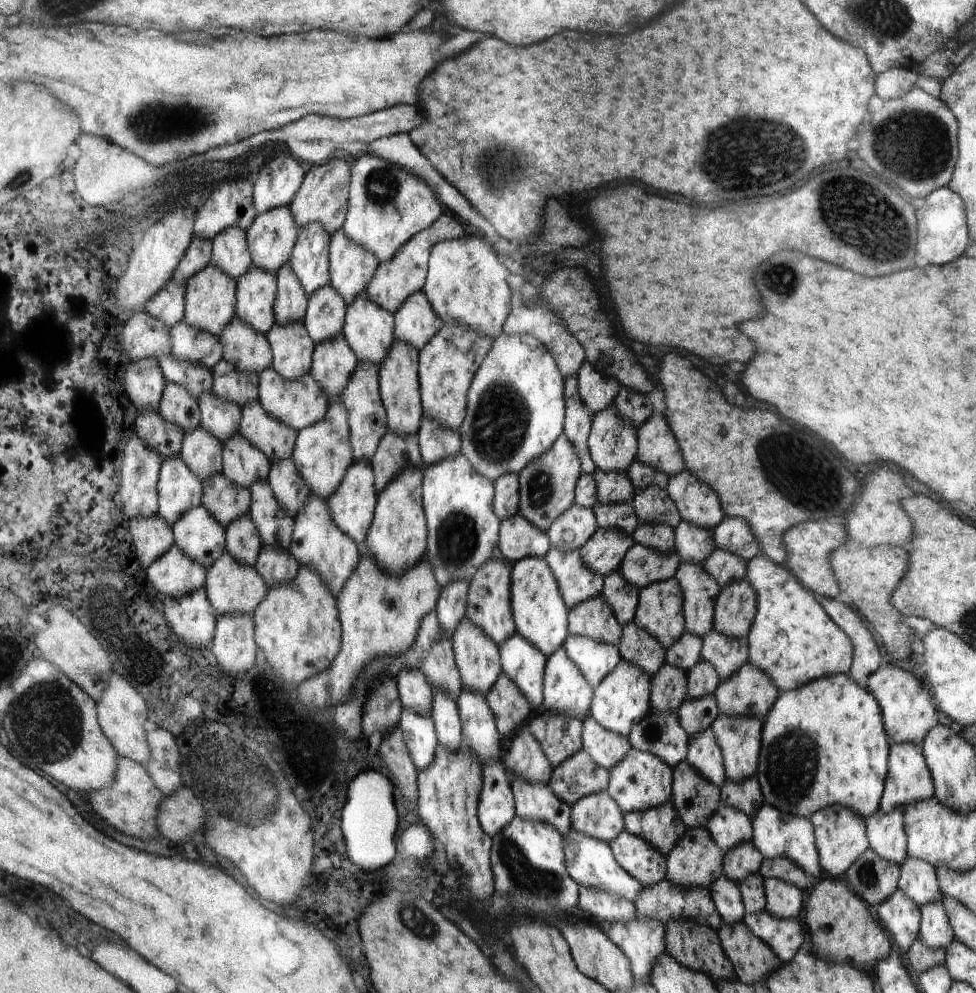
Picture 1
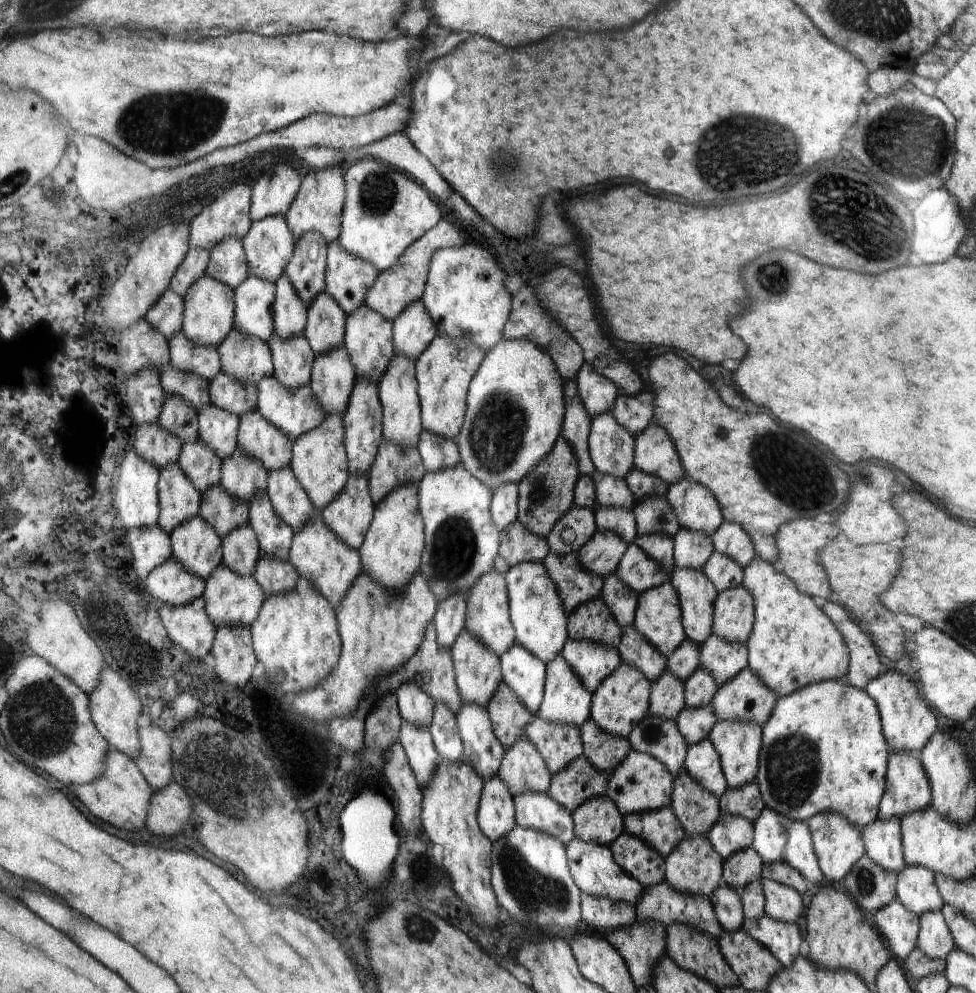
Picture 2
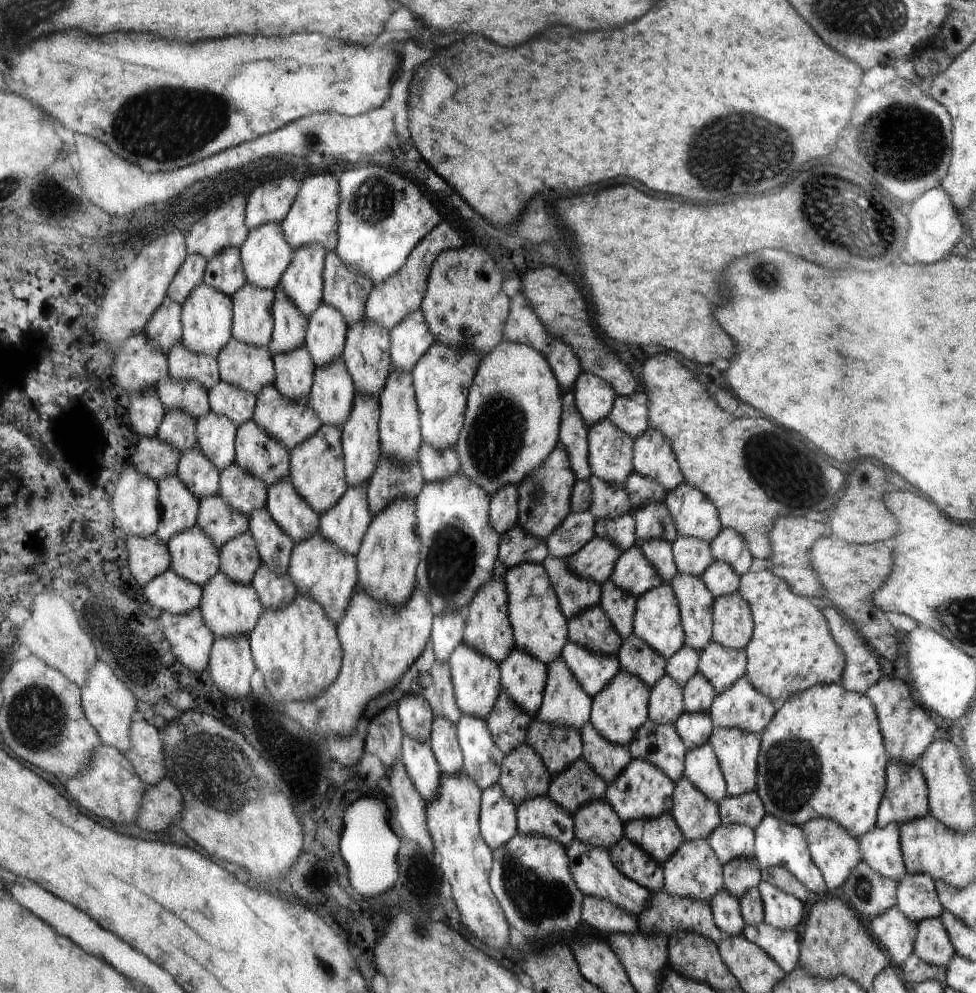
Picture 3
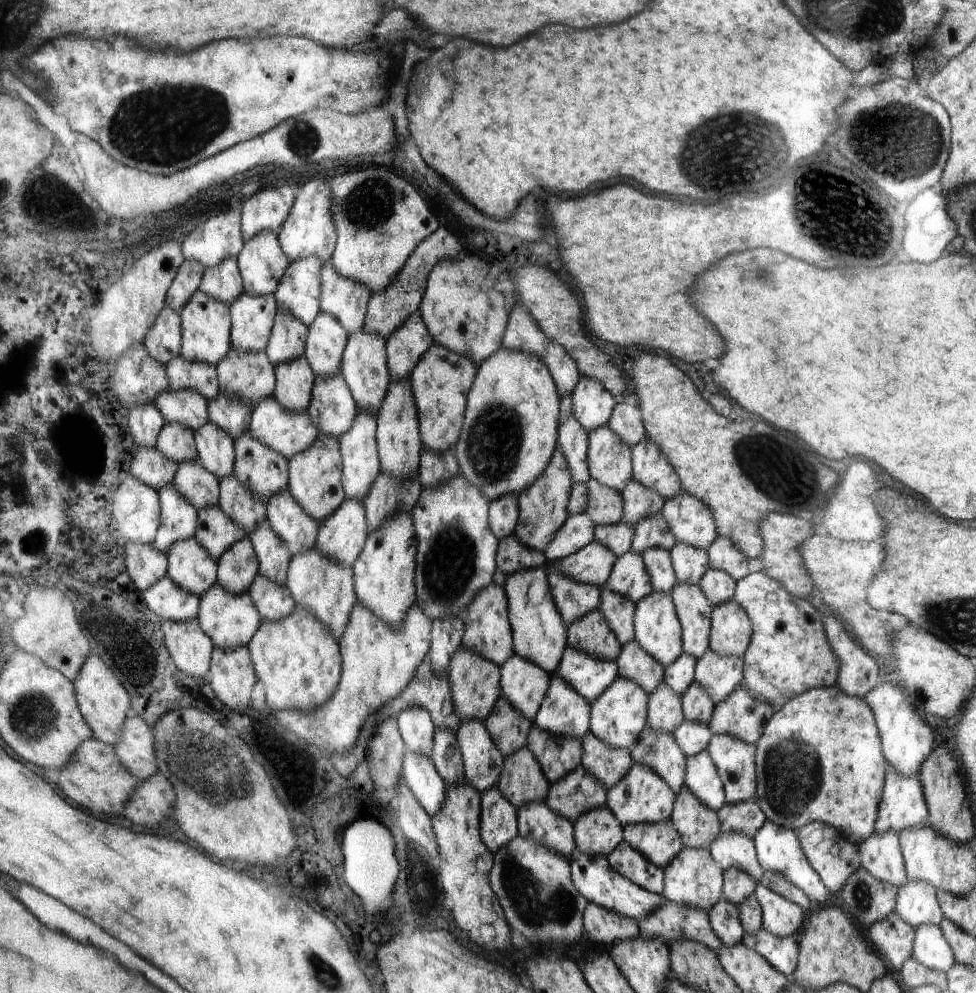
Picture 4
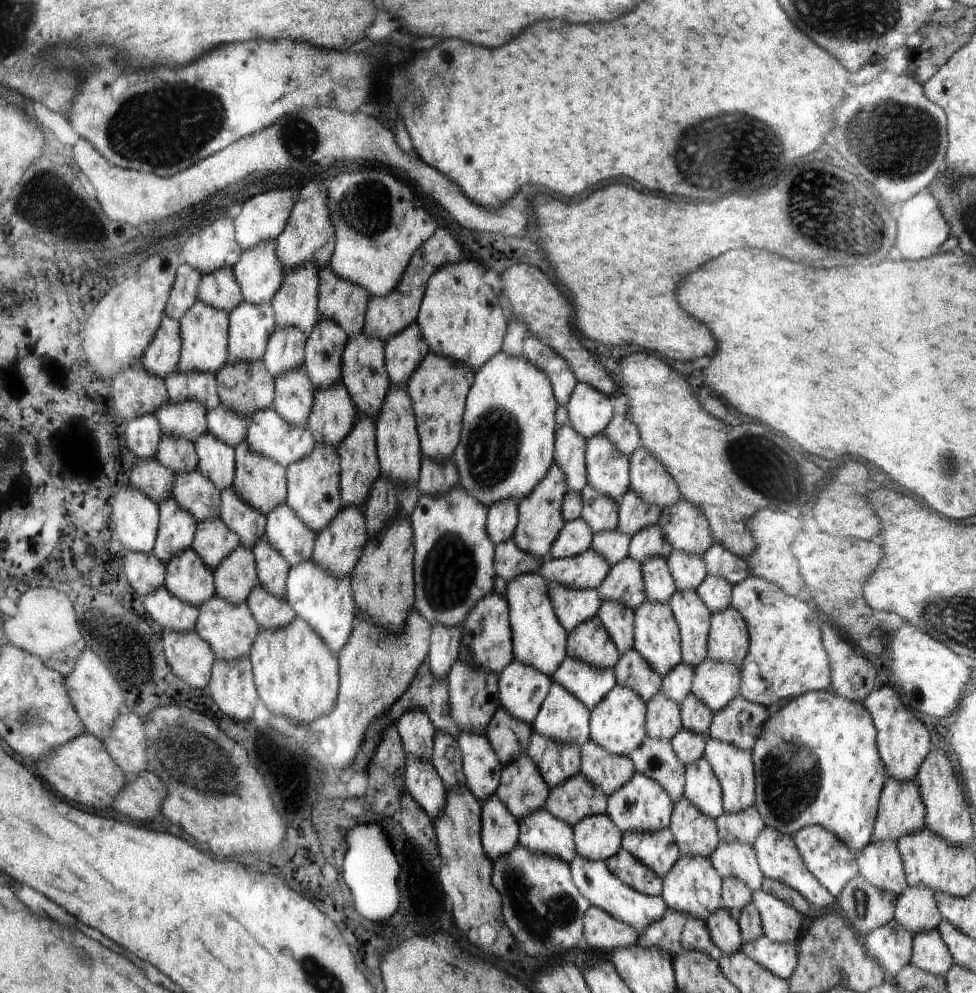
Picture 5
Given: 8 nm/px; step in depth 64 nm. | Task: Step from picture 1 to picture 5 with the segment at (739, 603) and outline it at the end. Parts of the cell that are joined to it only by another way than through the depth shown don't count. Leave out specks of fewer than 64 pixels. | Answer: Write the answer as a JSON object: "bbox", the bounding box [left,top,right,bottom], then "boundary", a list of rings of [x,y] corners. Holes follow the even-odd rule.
{"bbox":[708,605,749,668],"boundary":[[[728,605],[712,614],[709,629],[708,657],[721,663],[734,663],[738,668],[748,656],[749,626],[743,614]]]}

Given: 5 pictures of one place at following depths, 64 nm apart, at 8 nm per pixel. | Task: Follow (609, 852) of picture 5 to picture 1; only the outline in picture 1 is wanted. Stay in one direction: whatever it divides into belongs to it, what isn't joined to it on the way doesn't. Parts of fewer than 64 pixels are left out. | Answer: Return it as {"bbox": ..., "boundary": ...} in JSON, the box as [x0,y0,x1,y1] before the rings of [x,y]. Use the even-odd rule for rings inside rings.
{"bbox":[573,790,625,844],"boundary":[[[603,790],[574,803],[573,825],[574,830],[610,844],[625,828],[624,812],[609,791]]]}

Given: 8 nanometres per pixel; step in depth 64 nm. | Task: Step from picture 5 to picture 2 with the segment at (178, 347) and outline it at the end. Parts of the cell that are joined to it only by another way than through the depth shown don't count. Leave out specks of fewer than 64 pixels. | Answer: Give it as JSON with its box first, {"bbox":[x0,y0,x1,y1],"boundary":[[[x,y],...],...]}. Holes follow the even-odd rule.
{"bbox":[146,290,185,340],"boundary":[[[170,290],[150,309],[146,318],[170,340],[183,330],[185,323],[185,297]]]}

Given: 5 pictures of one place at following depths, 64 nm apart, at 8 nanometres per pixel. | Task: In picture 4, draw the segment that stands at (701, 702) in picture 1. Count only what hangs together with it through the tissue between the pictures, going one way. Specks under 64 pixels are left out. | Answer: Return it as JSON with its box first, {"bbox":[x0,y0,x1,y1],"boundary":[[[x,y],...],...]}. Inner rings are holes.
{"bbox":[673,719,713,758],"boundary":[[[684,719],[673,735],[685,758],[688,758],[707,748],[713,732],[706,723]]]}

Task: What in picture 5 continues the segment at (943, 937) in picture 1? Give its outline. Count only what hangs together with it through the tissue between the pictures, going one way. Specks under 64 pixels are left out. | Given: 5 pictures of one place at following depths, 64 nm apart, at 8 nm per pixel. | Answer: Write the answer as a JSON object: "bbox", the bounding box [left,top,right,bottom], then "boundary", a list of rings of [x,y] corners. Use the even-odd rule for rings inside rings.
{"bbox":[911,928,955,976],"boundary":[[[937,928],[913,935],[911,962],[923,971],[942,976],[955,963]]]}

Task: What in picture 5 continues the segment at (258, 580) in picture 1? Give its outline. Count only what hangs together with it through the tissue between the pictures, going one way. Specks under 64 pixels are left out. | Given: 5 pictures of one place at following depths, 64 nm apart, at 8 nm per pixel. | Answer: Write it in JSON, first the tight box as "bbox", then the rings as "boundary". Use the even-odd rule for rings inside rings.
{"bbox":[195,594,259,661],"boundary":[[[218,594],[212,601],[205,602],[201,606],[201,615],[195,630],[210,642],[218,659],[227,661],[248,655],[259,633],[258,621],[247,601],[233,603]]]}

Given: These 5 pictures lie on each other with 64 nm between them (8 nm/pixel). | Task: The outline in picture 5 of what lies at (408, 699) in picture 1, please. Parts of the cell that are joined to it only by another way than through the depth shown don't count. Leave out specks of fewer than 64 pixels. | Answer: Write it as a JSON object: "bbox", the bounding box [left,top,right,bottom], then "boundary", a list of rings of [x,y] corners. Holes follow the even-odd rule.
{"bbox":[395,709,436,761],"boundary":[[[409,709],[395,725],[407,756],[430,761],[436,736],[430,717],[425,712]]]}

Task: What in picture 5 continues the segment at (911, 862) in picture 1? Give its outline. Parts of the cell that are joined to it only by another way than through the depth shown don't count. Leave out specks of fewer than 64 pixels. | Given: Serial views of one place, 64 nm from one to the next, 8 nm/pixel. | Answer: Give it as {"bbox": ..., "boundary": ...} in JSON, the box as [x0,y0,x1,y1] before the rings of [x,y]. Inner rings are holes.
{"bbox":[895,886,943,935],"boundary":[[[907,886],[897,895],[895,919],[912,935],[938,928],[943,916],[934,897],[930,887]]]}

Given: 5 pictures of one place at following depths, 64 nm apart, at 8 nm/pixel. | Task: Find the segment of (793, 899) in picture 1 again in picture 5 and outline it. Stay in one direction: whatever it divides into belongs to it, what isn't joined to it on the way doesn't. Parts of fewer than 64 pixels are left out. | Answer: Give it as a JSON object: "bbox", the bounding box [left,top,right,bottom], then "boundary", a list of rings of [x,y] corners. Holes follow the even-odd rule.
{"bbox":[753,888,802,942],"boundary":[[[760,888],[753,892],[754,904],[761,916],[764,936],[774,942],[790,942],[798,938],[802,916],[791,904]]]}

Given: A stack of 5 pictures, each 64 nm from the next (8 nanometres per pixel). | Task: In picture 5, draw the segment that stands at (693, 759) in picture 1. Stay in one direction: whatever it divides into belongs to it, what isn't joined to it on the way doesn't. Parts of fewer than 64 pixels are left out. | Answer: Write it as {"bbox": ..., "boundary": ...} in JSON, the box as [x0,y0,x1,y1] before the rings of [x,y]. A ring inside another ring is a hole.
{"bbox":[683,755,724,820],"boundary":[[[702,755],[685,767],[683,795],[705,815],[716,820],[724,812],[724,794],[709,760]]]}

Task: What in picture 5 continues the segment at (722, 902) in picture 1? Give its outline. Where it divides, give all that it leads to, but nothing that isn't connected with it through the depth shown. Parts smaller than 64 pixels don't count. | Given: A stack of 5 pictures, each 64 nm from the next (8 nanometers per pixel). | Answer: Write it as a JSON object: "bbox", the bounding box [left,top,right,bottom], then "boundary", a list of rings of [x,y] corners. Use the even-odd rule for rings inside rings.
{"bbox":[706,907,743,954],"boundary":[[[726,907],[716,909],[706,921],[711,939],[721,948],[723,954],[737,951],[743,945],[737,915]]]}

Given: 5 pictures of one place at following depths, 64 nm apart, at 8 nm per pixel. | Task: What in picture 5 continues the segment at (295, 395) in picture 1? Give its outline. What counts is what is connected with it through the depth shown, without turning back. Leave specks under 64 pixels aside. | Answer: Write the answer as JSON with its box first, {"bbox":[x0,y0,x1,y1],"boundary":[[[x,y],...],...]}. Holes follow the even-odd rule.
{"bbox":[245,406,316,468],"boundary":[[[273,406],[257,410],[257,413],[253,414],[245,441],[256,452],[274,459],[284,468],[312,453],[316,444],[314,432],[307,425],[297,425],[286,421],[275,411]]]}

